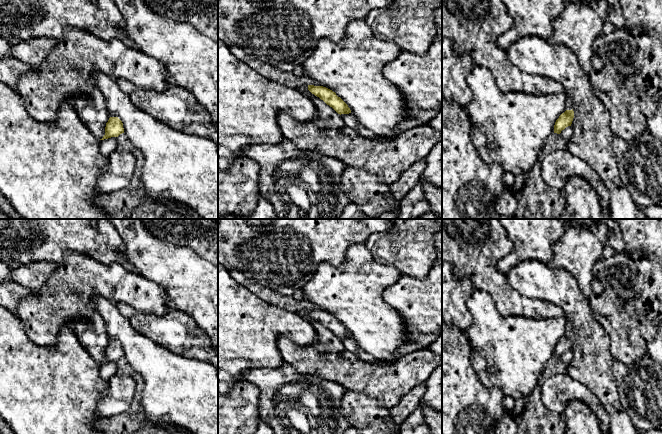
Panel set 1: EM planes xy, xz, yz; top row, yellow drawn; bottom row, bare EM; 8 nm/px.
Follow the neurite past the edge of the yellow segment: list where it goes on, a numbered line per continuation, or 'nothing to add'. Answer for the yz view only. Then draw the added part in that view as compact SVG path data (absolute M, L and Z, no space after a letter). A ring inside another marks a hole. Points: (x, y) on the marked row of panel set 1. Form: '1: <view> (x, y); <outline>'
1: yz (473, 25); M442 0L442 39L453 41L455 54L470 56L474 64L486 67L503 93L563 93L567 110L572 110L573 103L562 85L523 72L498 46L497 38L512 25L513 19L502 0Z

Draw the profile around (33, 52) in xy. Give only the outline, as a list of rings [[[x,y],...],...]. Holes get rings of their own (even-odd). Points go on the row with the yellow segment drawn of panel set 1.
[[[55,38],[19,39],[16,43],[10,44],[11,54],[32,68],[41,68],[56,43]]]

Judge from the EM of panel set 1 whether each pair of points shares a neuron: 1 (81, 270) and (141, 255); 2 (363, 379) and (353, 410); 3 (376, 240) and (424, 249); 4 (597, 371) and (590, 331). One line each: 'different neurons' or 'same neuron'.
1: different neurons
2: different neurons
3: same neuron
4: same neuron

